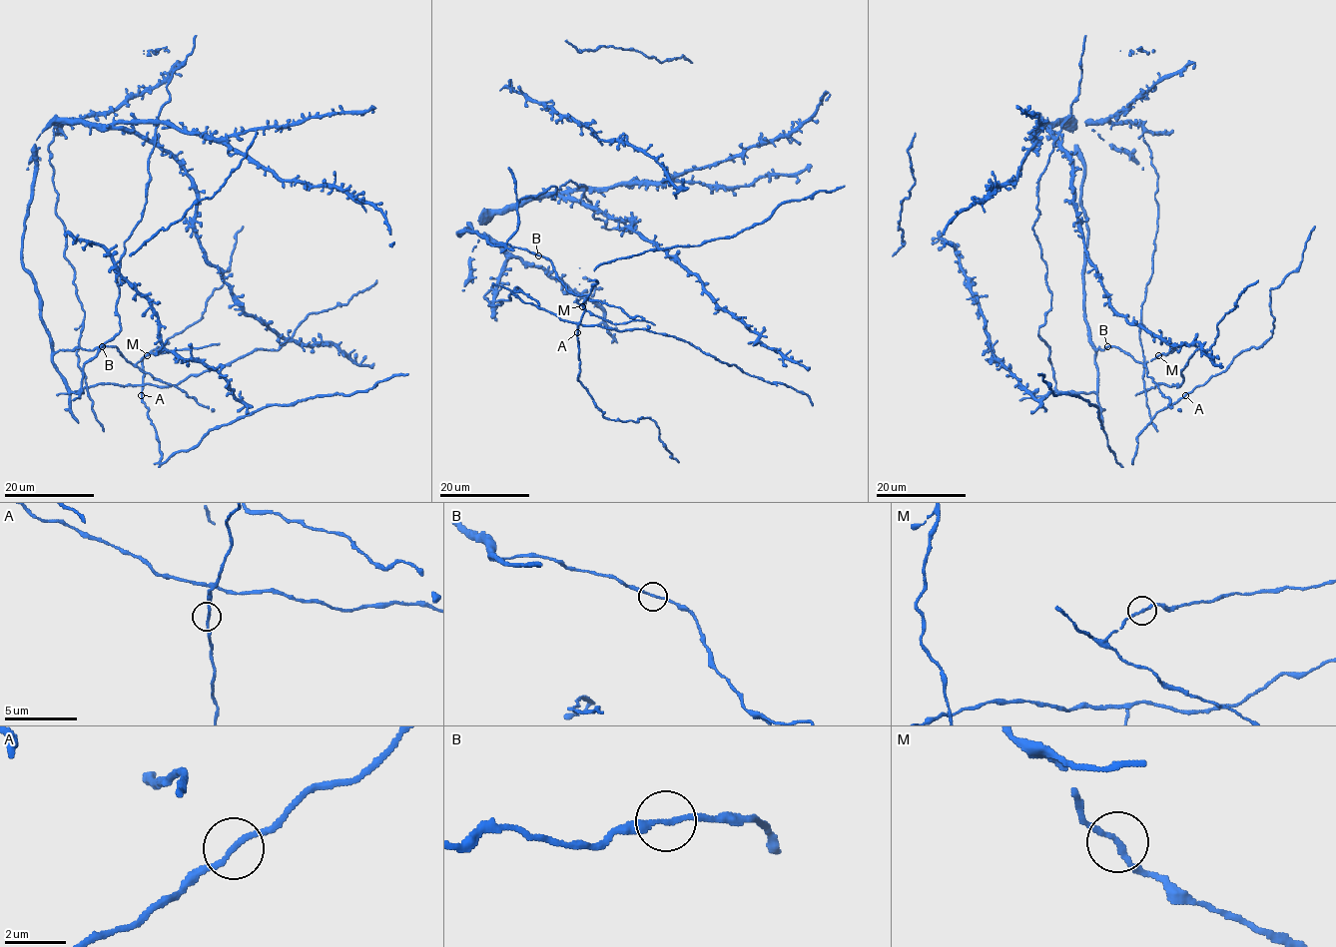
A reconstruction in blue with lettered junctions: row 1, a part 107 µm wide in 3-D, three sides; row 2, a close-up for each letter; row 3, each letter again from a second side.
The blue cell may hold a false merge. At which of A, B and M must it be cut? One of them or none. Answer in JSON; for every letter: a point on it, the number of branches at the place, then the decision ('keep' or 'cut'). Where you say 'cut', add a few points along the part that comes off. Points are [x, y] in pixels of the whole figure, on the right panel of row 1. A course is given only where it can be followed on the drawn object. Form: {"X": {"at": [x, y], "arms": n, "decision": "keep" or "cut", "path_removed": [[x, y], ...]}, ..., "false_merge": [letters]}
{"A": {"at": [1185, 395], "arms": 2, "decision": "keep"}, "B": {"at": [1107, 346], "arms": 2, "decision": "keep"}, "M": {"at": [1158, 355], "arms": 2, "decision": "keep"}, "false_merge": []}

